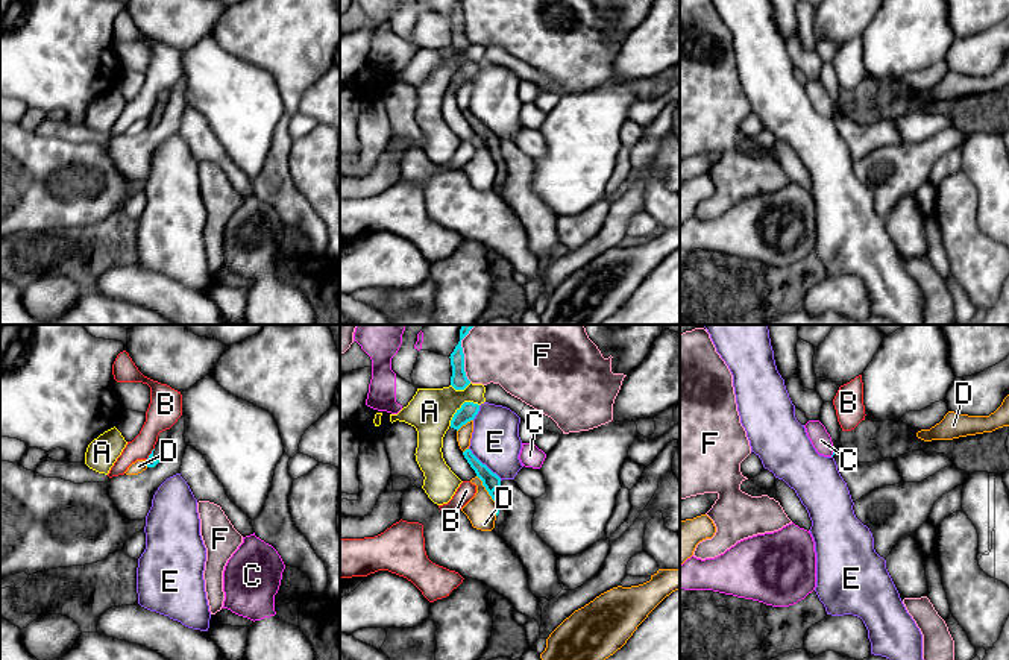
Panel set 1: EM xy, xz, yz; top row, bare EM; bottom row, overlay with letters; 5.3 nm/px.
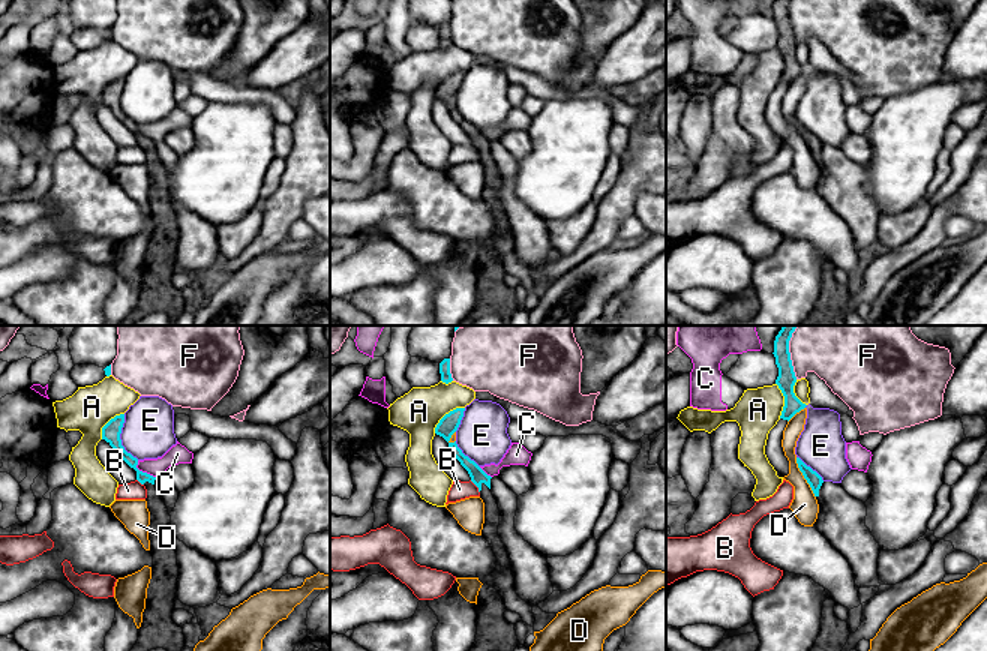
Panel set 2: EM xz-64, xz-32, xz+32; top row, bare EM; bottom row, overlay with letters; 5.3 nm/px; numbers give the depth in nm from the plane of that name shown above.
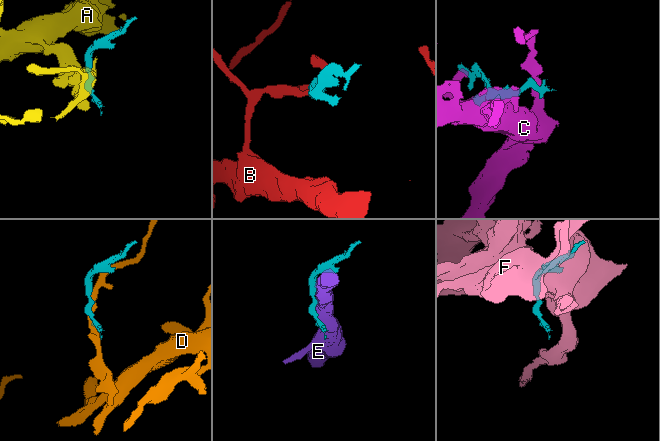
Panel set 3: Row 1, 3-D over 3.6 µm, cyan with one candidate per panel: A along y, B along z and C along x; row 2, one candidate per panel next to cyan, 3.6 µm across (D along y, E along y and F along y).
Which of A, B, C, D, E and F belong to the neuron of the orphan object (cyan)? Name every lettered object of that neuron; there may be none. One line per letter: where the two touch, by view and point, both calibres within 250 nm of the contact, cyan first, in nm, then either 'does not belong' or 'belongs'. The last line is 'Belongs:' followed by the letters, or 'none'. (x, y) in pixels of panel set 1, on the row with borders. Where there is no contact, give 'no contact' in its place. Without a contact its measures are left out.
A: contact xz (462, 407); calibres 90 and 240 nm; does not belong
B: contact xy (150, 454); calibres 50 and 170 nm; does not belong
C: contact yz (833, 452); calibres 20 and 110 nm; does not belong
D: contact xz (489, 493); calibres 90 and 160 nm; does not belong
E: contact xz (484, 465); calibres 90 and 260 nm; does not belong
F: contact xz (463, 354); calibres 90 and 420 nm; does not belong
Belongs: none

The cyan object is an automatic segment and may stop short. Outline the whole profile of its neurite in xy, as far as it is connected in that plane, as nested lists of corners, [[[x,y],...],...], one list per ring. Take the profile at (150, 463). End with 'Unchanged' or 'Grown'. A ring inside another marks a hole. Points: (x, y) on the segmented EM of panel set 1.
[[[168,429],[159,432],[155,449],[152,451],[152,454],[147,458],[147,467],[155,467],[161,461],[161,455],[164,452],[167,440],[168,440]]]. Grown

